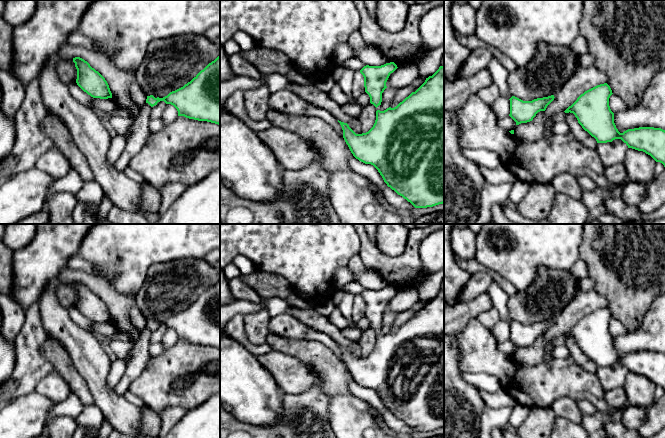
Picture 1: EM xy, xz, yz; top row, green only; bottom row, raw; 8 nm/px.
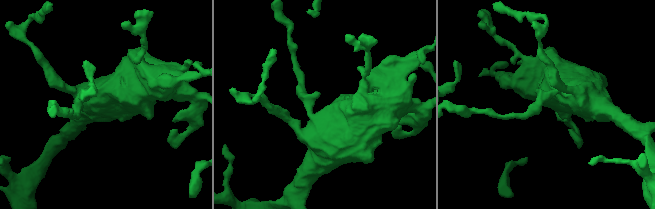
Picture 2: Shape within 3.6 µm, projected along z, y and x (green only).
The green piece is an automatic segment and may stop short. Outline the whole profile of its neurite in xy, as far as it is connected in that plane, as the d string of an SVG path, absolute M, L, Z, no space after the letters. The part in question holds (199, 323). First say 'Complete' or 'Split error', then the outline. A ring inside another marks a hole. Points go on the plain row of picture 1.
Complete. M220 278L183 311L170 316L163 322L150 319L146 323L146 327L151 331L160 325L173 329L178 335L178 340L220 349Z

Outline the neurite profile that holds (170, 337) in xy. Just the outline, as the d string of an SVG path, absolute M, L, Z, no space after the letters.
M167 328L161 340L164 348L165 349L171 348L177 343L177 341L178 341L177 333L173 329Z

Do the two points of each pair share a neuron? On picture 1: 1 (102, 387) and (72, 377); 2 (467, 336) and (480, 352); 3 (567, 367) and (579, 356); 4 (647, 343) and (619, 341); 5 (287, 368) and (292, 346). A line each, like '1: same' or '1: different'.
1: different
2: same
3: different
4: same
5: different

